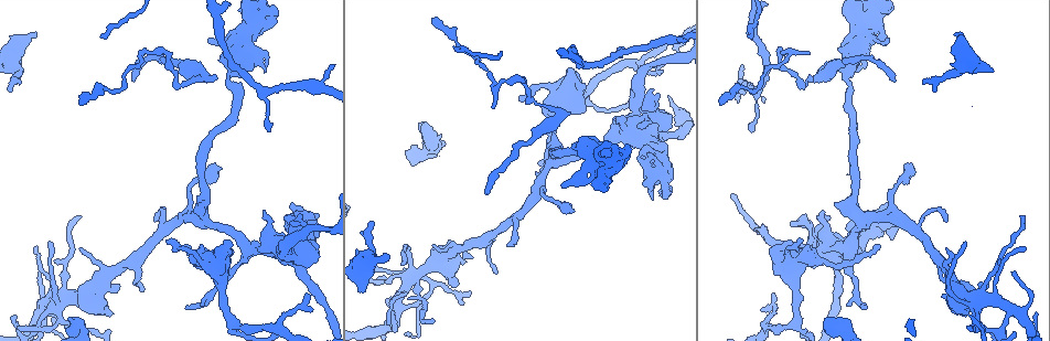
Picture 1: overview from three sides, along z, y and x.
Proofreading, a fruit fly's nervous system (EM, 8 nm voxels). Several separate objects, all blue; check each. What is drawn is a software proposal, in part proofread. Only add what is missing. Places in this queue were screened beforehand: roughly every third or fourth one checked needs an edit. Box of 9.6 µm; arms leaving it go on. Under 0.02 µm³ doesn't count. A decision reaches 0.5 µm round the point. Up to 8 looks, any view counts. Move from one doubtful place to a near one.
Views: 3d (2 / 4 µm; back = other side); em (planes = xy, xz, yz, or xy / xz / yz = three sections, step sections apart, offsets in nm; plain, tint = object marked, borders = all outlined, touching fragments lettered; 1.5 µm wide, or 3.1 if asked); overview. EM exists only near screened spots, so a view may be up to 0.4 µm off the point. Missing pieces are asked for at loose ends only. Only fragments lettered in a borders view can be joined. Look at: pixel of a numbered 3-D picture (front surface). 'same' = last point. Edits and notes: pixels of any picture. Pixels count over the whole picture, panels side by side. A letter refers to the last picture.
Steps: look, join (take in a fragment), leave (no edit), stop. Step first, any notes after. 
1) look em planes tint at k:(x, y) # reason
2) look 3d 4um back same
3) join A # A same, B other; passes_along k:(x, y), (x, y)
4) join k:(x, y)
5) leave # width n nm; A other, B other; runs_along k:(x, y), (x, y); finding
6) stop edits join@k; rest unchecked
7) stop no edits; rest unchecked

look 3d 4um back at 1:(387, 255) # branch stops here

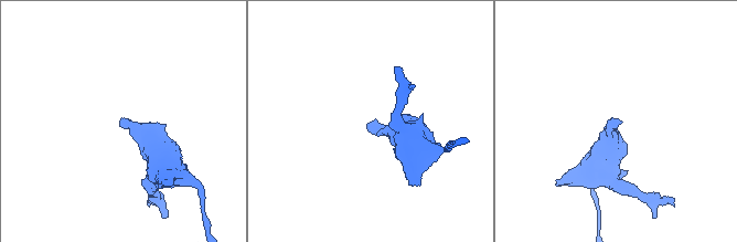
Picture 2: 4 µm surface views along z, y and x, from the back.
look em planes tint at 2:(366, 124) # now the EM

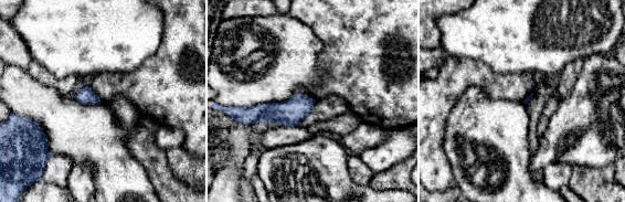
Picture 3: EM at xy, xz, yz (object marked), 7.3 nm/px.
look em planes borders same

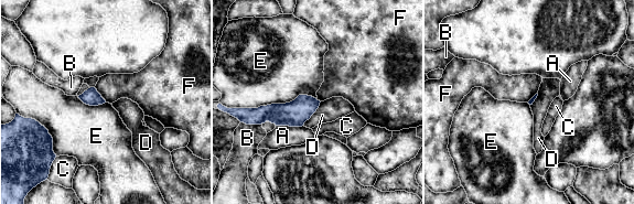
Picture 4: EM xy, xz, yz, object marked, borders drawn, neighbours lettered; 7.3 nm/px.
leave # A other, B other, C other, D other, E other, F other; border 4:(94, 87), (106, 102); none of them fits

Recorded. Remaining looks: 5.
look em planes tint at 1:(82, 103) # free end

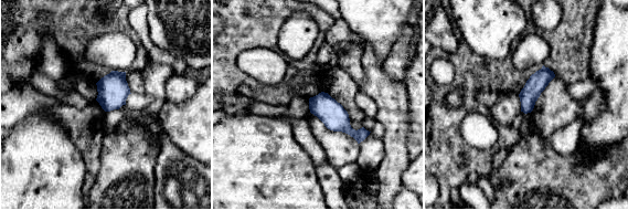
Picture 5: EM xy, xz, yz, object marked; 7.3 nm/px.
look em planes borders same

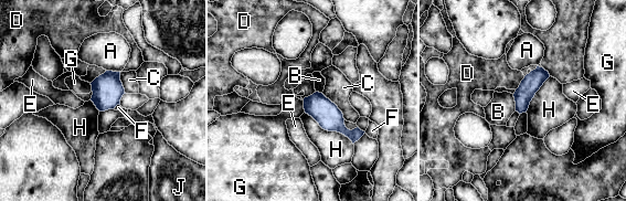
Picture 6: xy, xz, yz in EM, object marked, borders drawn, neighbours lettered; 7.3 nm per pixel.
leave # A other, B other, C other, D other, E other, F other, G other, H other, J other; border 6:(305, 112), (352, 144); no lettered fragment goes on from it

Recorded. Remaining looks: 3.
look 3d 2um at 1:(142, 287) # thin end

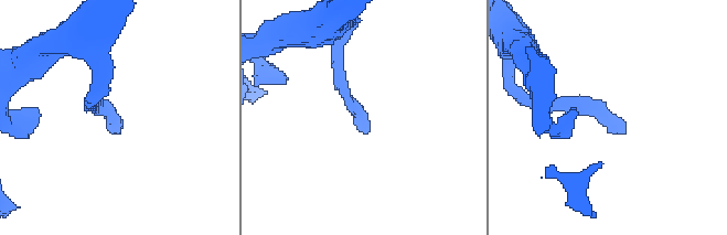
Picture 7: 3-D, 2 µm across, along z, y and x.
look em planes tint at 7:(122, 125) # now the EM

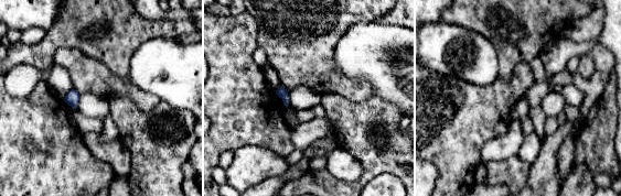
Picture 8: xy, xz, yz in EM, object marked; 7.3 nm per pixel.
look em planes borders same # see the neighbours

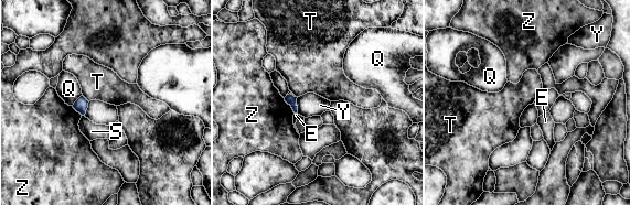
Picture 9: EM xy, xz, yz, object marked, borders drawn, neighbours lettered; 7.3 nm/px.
leave # E other, Q other, S other, T other, Y other, Z other; border 9:(298, 97), (296, 112); no lettered fragment goes on from it

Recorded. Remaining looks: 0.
stop no edits; rest unchecked

